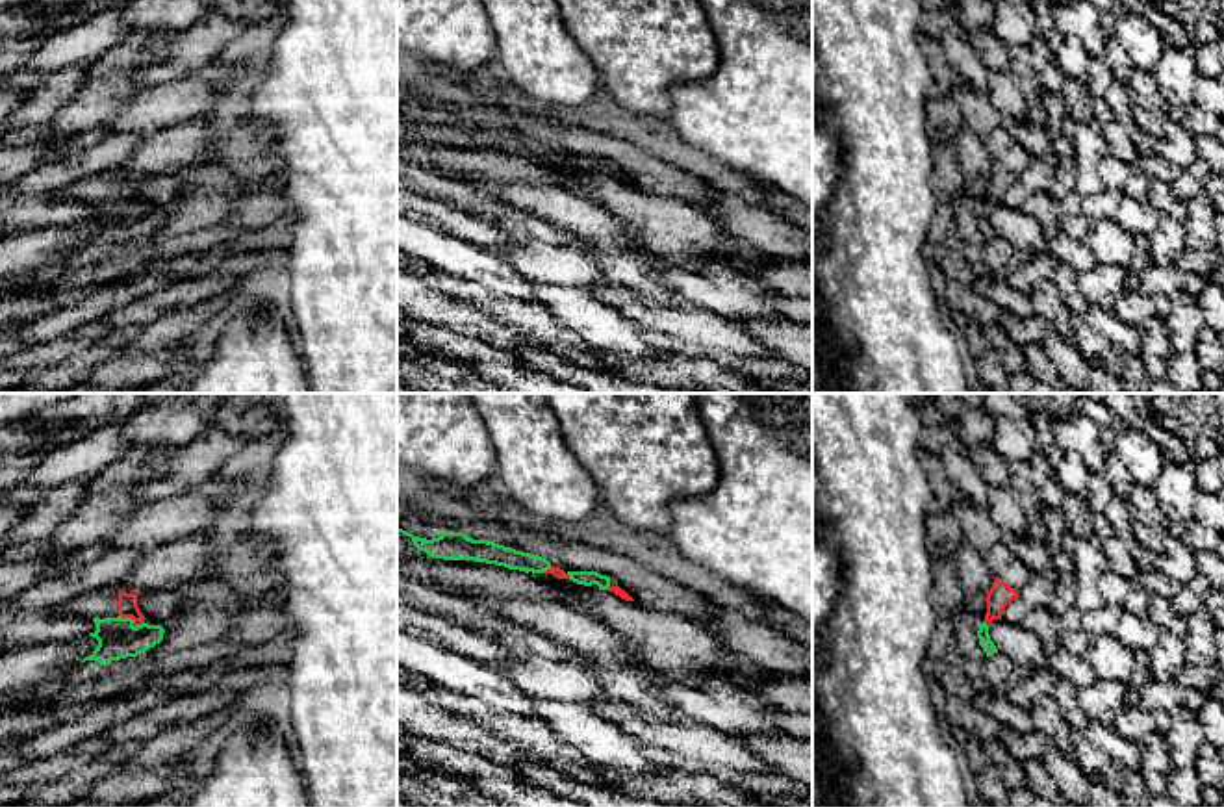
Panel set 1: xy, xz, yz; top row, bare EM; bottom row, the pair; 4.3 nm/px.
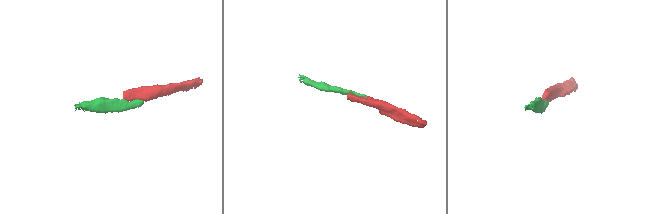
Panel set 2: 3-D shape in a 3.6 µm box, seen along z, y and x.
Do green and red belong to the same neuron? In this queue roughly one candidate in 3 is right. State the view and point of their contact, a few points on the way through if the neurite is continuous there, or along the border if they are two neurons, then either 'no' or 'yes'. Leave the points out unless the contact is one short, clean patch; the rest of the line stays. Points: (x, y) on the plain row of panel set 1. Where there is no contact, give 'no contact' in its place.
contact xy (127, 203); way xy (117, 223), (127, 203), (128, 192); yes

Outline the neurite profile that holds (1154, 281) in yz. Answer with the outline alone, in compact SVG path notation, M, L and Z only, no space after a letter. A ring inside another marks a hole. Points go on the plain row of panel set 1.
M1150 263L1139 276L1139 291L1148 297L1155 295L1172 295L1174 291L1181 291L1185 286L1185 275L1176 265L1154 265Z

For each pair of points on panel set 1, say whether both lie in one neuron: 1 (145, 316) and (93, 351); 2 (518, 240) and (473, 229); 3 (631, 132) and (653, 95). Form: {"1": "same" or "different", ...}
{"1": "same", "2": "different", "3": "different"}

